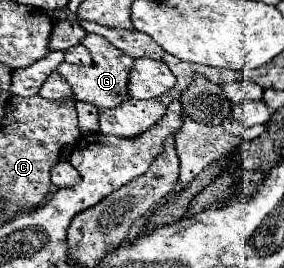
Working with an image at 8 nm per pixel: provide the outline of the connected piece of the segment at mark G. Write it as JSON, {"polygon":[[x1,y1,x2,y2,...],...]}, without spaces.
{"polygon":[[89,33,83,39,83,45,91,51,93,63,88,66,78,66,63,61,57,71,67,79,67,83,71,85,71,91,75,93,75,97,79,101,87,101,91,105,95,105,97,109,113,109,117,105,121,105,123,101,129,99,129,73,131,73,131,65,133,59,129,55,125,55,123,51,115,49,111,43,103,36]]}

